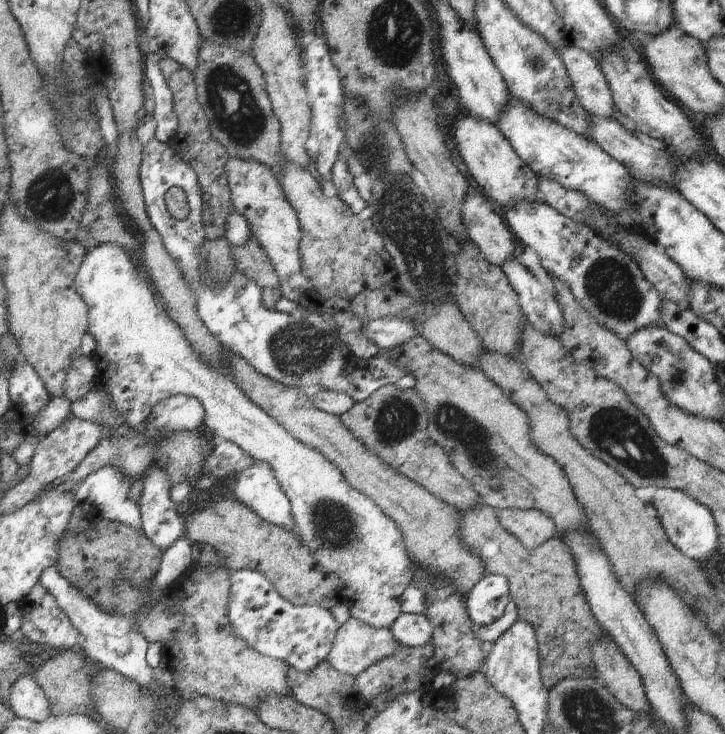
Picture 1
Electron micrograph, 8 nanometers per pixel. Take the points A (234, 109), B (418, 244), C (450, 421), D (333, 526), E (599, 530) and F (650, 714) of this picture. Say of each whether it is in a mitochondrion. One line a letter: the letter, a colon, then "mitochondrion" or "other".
A: mitochondrion
B: mitochondrion
C: mitochondrion
D: mitochondrion
E: other
F: other

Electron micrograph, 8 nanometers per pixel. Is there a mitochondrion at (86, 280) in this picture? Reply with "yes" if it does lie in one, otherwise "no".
no

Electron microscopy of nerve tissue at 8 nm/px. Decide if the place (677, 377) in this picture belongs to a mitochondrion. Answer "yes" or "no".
yes

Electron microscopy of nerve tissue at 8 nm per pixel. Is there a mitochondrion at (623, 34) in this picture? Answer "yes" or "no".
no

